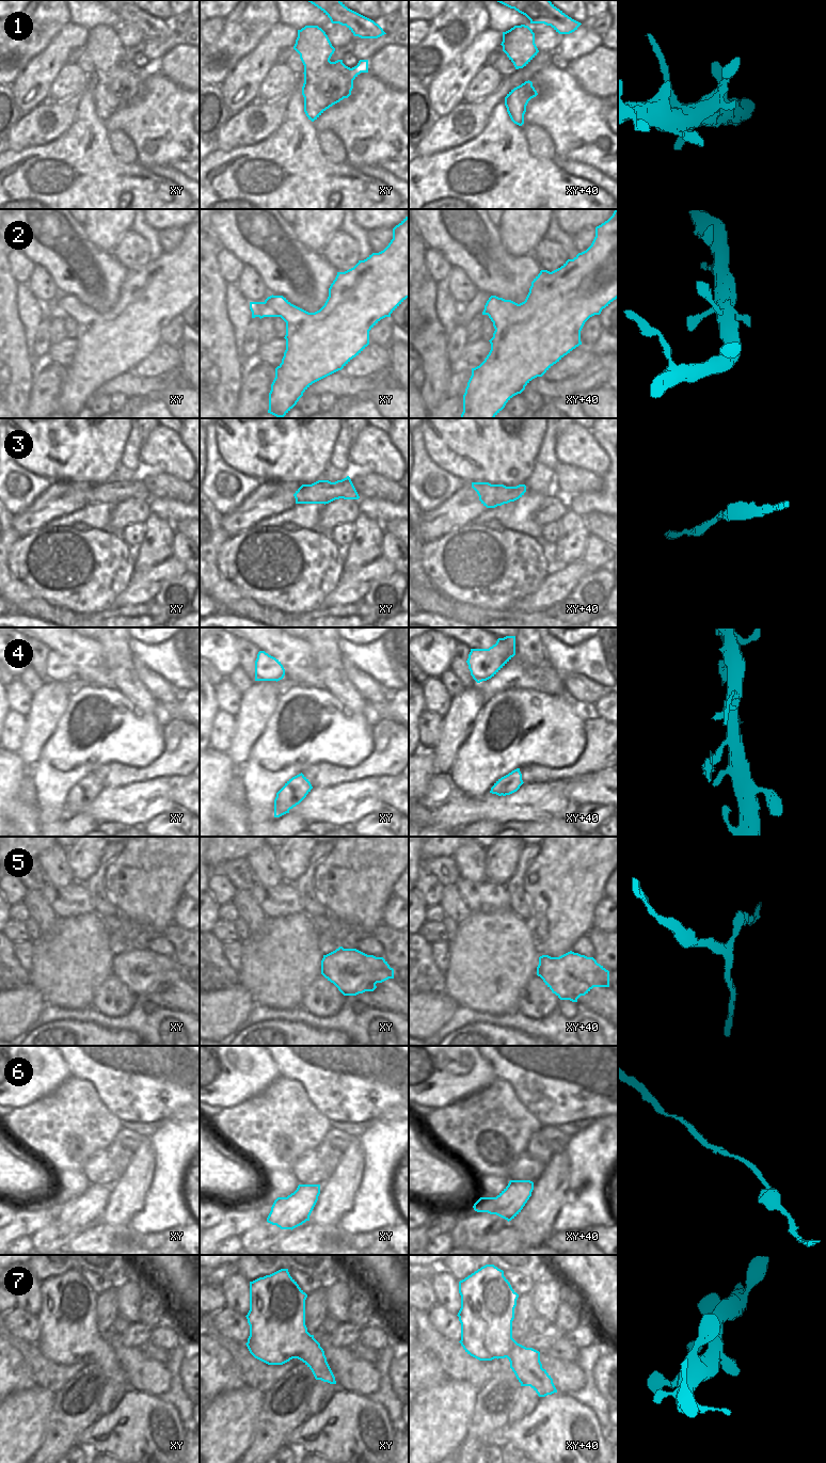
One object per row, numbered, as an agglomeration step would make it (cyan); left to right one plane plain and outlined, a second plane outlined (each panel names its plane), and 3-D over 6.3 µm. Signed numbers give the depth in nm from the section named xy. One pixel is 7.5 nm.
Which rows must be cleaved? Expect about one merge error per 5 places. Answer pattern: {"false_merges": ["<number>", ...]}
{"false_merges": ["4"]}

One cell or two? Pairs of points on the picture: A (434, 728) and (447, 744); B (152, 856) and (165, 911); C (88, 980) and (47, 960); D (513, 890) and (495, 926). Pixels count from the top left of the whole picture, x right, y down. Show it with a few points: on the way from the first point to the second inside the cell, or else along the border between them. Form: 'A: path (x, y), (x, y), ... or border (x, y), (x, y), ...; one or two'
A: border (443, 717), (443, 728), (439, 741), (429, 751); two
B: path (152, 870), (152, 897); one
C: path (78, 970), (64, 969), (57, 963); one
D: border (509, 909), (527, 921); two

